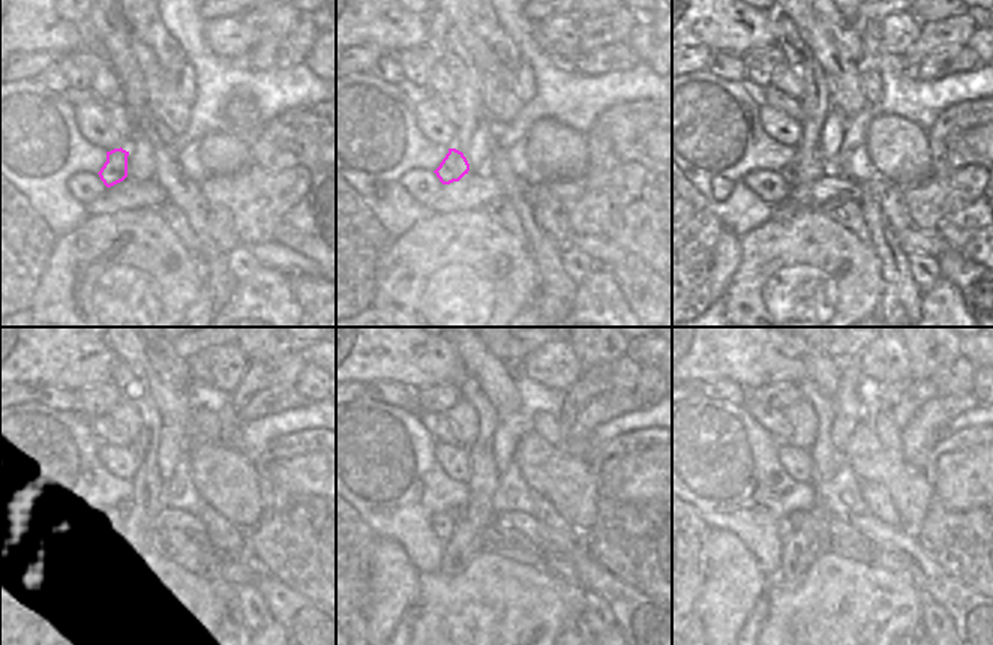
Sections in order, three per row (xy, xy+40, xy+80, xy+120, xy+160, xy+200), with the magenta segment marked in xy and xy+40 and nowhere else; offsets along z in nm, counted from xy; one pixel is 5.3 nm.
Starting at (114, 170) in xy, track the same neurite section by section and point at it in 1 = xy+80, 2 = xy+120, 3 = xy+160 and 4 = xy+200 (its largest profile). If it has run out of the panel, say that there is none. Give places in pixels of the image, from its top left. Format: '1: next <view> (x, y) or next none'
1: next xy+80 (791, 171)
2: next xy+120 (119, 510)
3: next xy+160 (456, 515)
4: next xy+200 (800, 519)

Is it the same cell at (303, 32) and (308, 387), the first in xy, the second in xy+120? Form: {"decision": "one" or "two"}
{"decision": "one"}

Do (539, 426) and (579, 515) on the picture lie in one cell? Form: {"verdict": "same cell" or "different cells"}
{"verdict": "different cells"}

